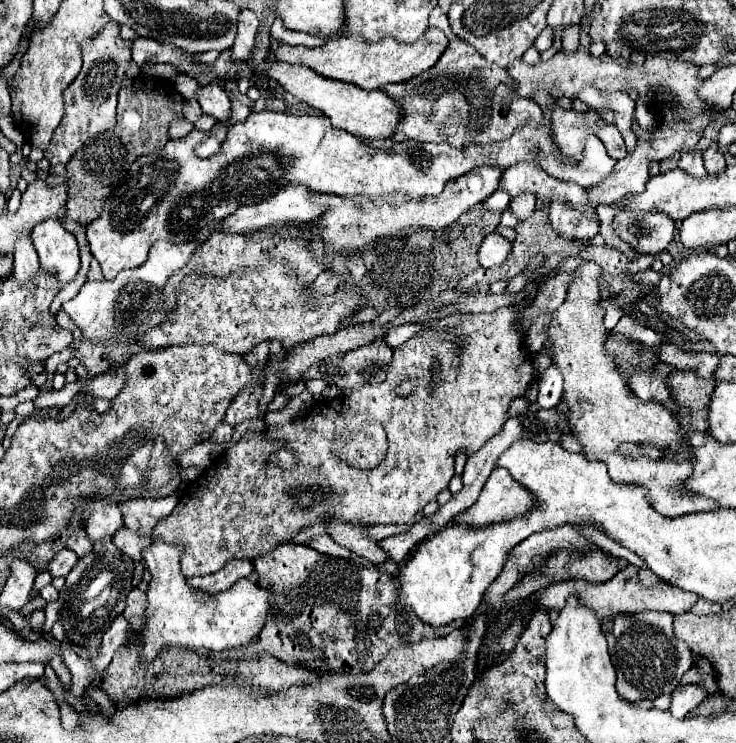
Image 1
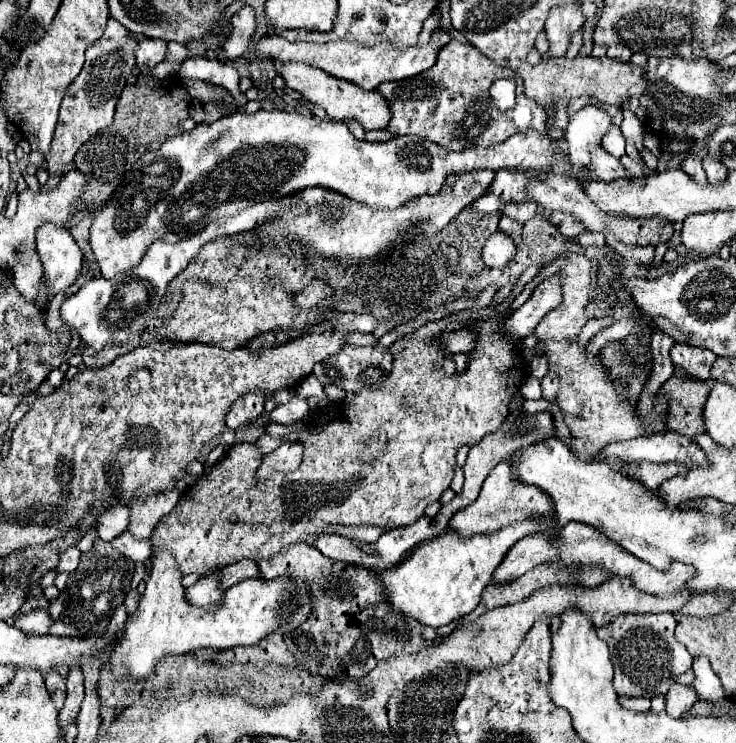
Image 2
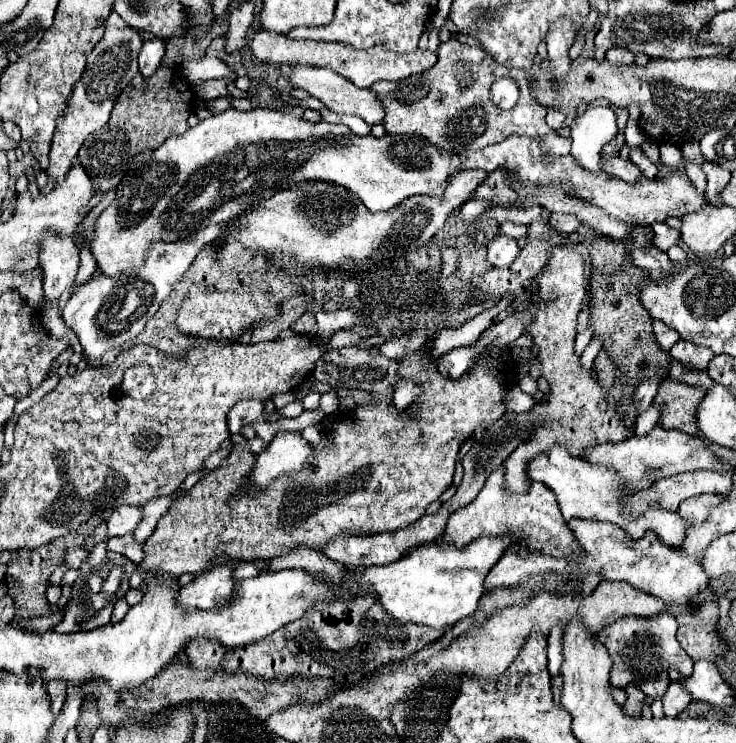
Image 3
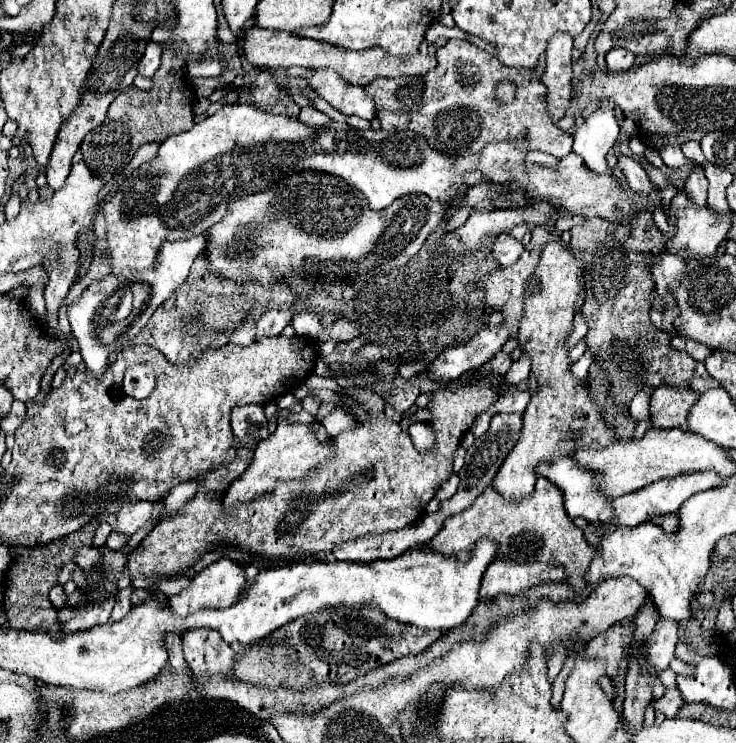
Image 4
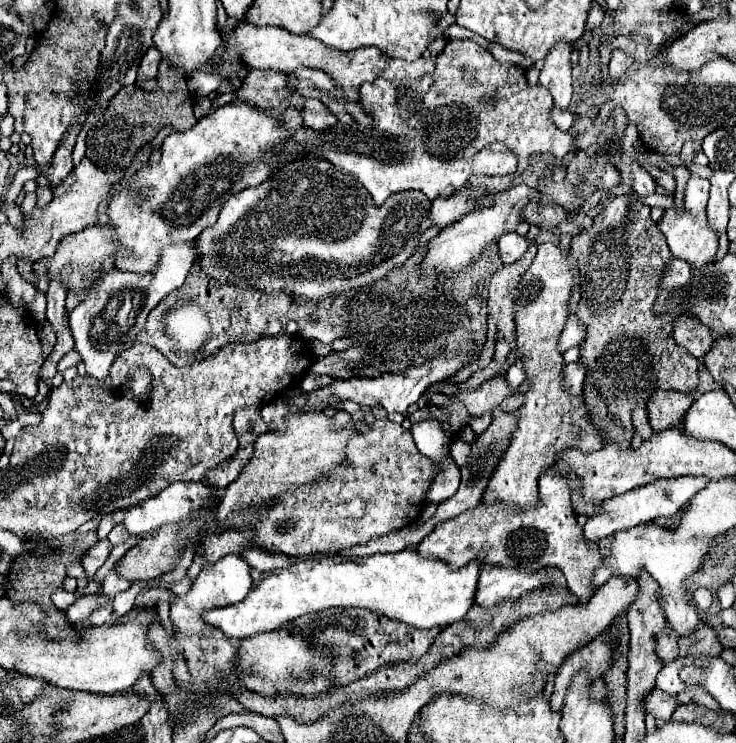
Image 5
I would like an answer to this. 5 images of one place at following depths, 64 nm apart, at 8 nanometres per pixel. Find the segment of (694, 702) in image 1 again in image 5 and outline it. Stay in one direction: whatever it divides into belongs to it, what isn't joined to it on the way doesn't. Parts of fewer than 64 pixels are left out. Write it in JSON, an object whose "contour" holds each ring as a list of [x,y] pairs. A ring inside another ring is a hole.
{"contour":[[[652,688],[650,690],[650,696],[646,696],[646,714],[654,716],[654,718],[662,718],[662,720],[668,720],[672,716],[672,712],[676,710],[678,702],[676,702],[676,696],[670,696],[658,688]]]}

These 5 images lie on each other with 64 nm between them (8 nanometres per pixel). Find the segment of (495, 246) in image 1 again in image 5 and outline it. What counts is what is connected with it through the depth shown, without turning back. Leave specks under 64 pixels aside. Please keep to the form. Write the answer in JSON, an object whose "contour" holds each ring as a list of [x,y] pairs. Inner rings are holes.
{"contour":[[[510,232],[510,234],[504,234],[498,240],[498,248],[500,248],[502,262],[504,264],[512,264],[512,262],[516,262],[518,258],[524,256],[524,252],[528,248],[528,238],[520,236],[516,232]]]}

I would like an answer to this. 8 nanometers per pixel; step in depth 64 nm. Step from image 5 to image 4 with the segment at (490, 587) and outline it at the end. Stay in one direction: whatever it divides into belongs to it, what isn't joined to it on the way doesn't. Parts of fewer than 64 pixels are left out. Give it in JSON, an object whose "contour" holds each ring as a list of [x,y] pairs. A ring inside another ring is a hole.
{"contour":[[[494,560],[488,564],[482,576],[480,600],[492,600],[500,594],[518,596],[520,592],[540,582],[560,580],[564,580],[564,570],[556,564],[518,564],[508,560]]]}

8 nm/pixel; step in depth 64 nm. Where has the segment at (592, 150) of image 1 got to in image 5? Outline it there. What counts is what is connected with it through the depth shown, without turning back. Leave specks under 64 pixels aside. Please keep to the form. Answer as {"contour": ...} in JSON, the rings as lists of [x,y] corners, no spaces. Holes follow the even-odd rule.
{"contour":[[[632,166],[632,176],[634,176],[632,188],[634,188],[640,196],[650,196],[650,194],[654,194],[656,182],[654,182],[654,178],[652,178],[646,170],[642,170],[640,166]]]}

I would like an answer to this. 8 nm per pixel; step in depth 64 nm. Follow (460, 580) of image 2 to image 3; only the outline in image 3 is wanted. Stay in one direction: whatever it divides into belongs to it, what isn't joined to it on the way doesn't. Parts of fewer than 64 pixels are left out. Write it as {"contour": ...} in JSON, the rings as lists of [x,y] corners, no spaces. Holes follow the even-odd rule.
{"contour":[[[480,536],[462,550],[450,548],[450,544],[430,542],[414,548],[410,554],[402,556],[402,560],[384,566],[346,568],[344,594],[372,592],[382,608],[400,622],[416,622],[430,628],[454,626],[458,620],[476,612],[478,600],[484,594],[484,578],[508,544],[508,536]]]}

